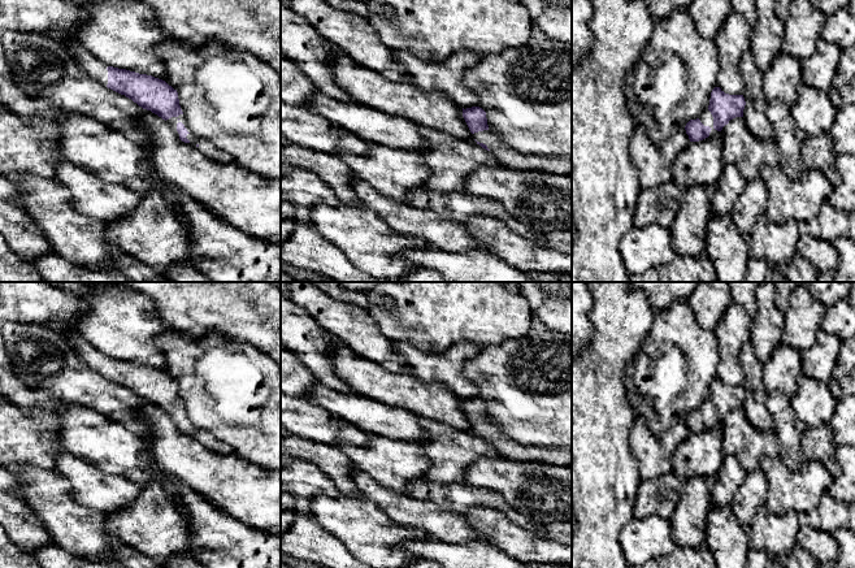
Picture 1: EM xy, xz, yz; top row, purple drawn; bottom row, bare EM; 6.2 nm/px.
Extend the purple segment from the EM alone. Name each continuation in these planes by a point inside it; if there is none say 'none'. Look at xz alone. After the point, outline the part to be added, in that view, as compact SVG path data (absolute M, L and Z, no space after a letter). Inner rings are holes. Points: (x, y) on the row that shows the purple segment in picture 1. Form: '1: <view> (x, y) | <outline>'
1: xz (508, 157) | M491 130L474 133L472 136L486 144L504 168L572 175L572 157L522 155L503 143Z

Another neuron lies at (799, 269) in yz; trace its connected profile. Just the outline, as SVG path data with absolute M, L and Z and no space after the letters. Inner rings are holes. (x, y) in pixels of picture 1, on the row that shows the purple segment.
M797 252L787 264L769 265L765 282L816 282L817 276L817 269Z

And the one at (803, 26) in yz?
M793 0L787 18L784 21L784 42L781 51L799 61L808 60L817 49L825 14L810 0Z

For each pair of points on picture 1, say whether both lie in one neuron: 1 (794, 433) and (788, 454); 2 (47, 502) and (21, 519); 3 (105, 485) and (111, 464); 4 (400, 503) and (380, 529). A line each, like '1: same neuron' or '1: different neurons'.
1: same neuron
2: different neurons
3: different neurons
4: different neurons

